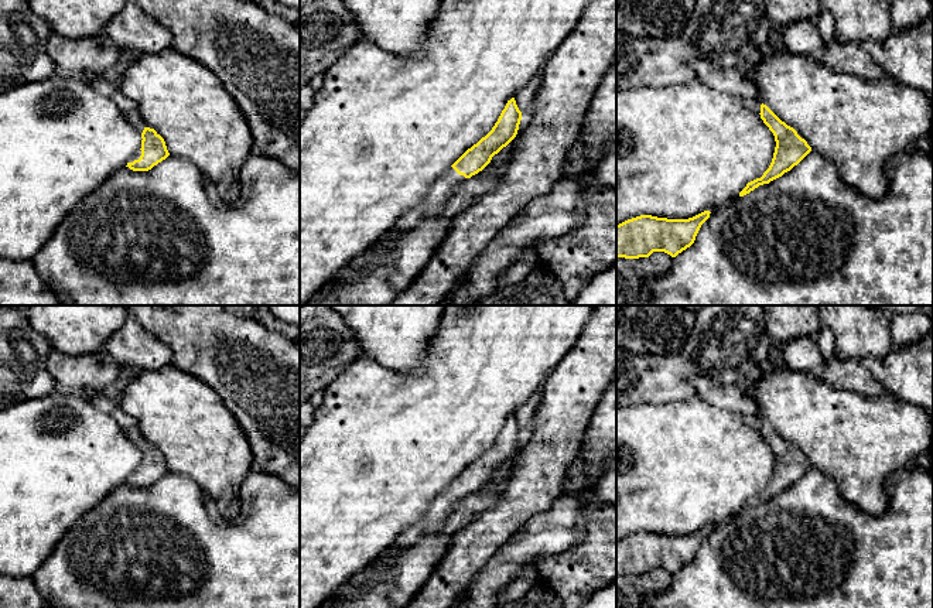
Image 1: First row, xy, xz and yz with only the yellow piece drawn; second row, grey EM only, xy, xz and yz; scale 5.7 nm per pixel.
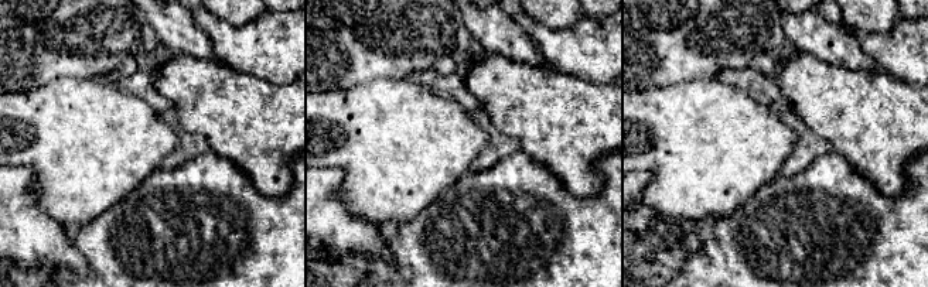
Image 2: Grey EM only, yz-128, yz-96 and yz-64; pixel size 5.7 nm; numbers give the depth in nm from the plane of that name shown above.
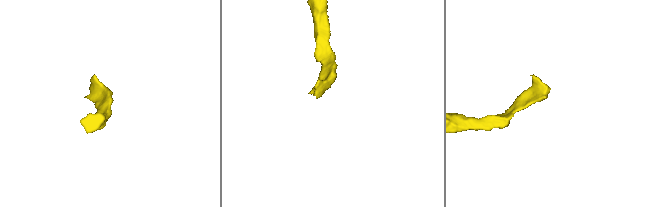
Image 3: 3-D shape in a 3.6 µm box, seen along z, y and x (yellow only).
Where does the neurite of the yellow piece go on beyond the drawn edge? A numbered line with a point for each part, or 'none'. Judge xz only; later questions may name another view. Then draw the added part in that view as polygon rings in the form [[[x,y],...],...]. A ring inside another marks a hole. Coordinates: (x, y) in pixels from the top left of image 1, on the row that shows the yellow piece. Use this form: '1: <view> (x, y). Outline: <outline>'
1: xz (433, 205). Outline: [[[450,167],[428,189],[424,199],[407,211],[396,223],[394,229],[387,233],[389,240],[396,240],[404,233],[413,230],[424,219],[438,218],[442,215],[448,199],[458,187],[465,181],[452,167]]]

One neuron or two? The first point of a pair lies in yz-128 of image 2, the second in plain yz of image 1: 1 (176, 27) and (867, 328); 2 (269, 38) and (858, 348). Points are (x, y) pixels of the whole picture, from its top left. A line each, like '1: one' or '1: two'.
1: two
2: two

